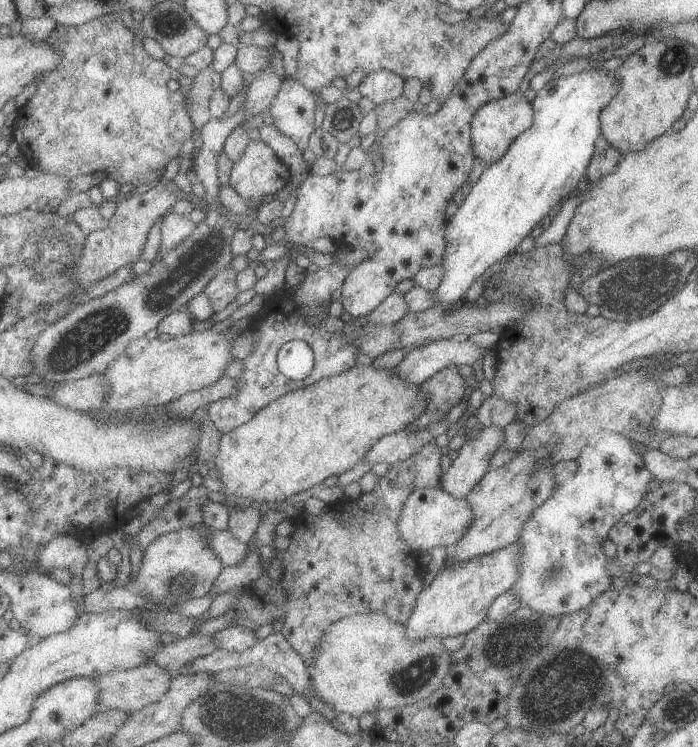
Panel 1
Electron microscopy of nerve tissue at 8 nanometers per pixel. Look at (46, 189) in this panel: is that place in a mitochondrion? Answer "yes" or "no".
no

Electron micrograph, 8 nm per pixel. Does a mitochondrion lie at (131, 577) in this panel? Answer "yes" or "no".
no

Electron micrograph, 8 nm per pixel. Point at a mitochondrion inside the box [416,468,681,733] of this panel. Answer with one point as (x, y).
(564, 678)

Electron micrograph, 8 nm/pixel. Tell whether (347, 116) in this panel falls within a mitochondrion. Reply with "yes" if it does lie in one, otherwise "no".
no

